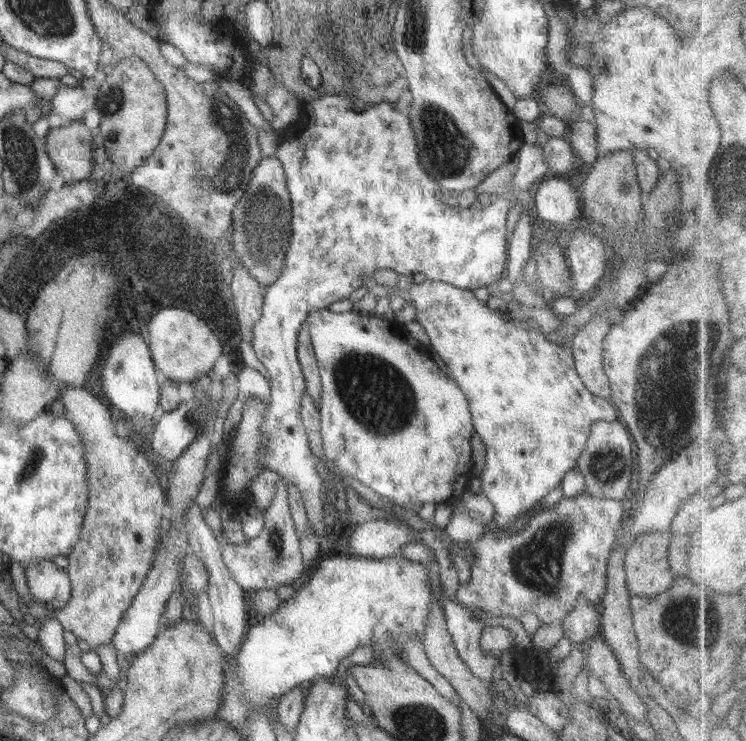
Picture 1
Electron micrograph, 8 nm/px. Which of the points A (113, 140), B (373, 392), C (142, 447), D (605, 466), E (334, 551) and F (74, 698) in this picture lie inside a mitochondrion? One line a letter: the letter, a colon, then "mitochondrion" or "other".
A: mitochondrion
B: mitochondrion
C: other
D: mitochondrion
E: other
F: other

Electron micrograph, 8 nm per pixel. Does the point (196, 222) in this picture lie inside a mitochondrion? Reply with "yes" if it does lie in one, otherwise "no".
yes

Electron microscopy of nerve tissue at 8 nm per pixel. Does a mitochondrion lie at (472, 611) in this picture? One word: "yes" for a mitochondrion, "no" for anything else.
no

